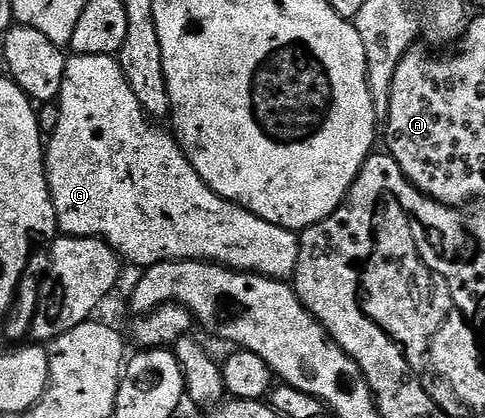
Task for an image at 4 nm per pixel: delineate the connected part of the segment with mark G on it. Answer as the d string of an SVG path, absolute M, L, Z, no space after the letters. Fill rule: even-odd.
M71 55L61 83L59 118L45 145L47 182L59 224L58 232L68 237L100 237L124 262L138 267L166 261L210 261L241 273L291 279L299 254L299 233L277 227L253 211L217 195L197 175L182 147L166 128L158 129L144 113L125 71L115 57Z

